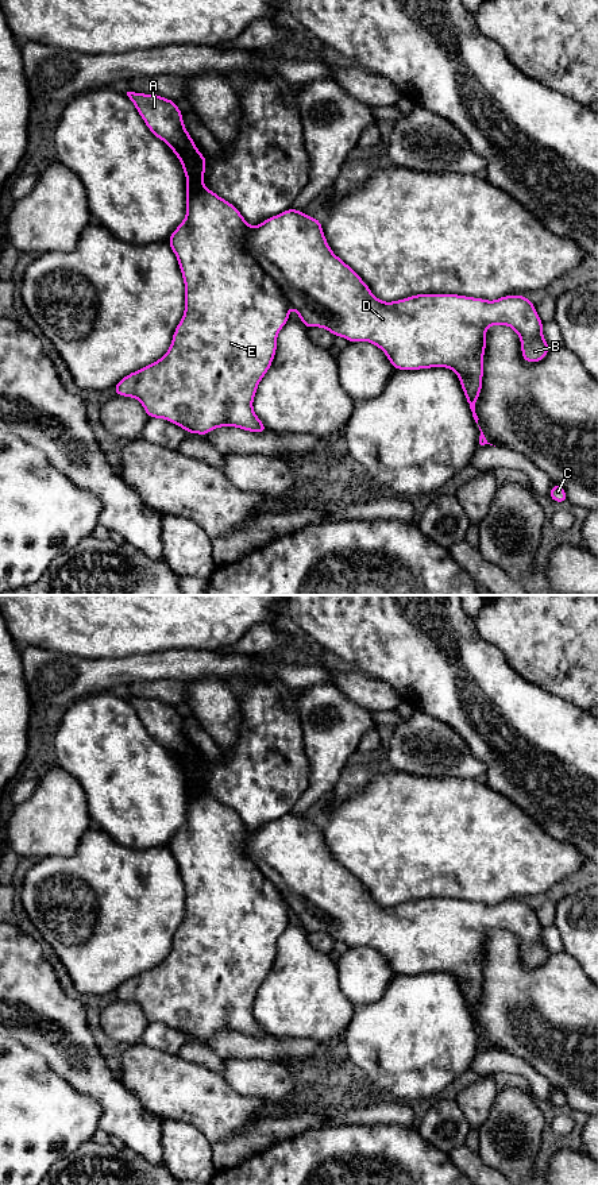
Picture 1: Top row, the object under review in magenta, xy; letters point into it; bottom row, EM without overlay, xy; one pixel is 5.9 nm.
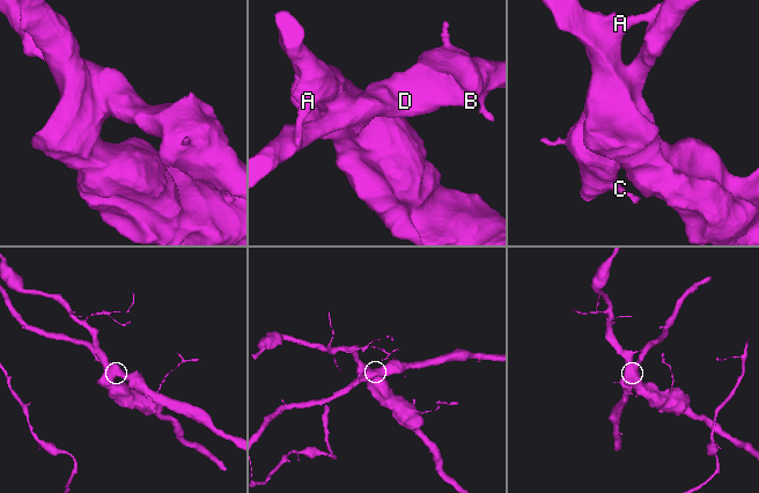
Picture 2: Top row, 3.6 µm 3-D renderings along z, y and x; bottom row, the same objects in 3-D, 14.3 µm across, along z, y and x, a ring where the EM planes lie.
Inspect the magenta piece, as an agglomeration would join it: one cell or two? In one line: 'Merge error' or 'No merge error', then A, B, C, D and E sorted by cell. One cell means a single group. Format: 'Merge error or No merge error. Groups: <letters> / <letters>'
Merge error. Groups: A E / B C D

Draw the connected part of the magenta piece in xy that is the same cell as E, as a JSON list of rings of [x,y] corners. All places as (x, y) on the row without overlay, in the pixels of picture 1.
[[[127,696],[148,734],[178,761],[186,781],[186,821],[169,842],[185,887],[185,916],[178,927],[170,953],[157,966],[120,984],[115,999],[136,1003],[150,1023],[163,1023],[188,1038],[201,1041],[220,1031],[236,1031],[248,1037],[269,1035],[252,1014],[256,992],[269,976],[277,957],[277,941],[289,926],[290,910],[277,887],[266,879],[244,850],[247,826],[228,806],[202,787],[207,764],[196,753],[175,706],[158,699]]]

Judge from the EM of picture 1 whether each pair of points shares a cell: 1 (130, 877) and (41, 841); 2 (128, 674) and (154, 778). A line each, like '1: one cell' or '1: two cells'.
1: two cells
2: two cells

